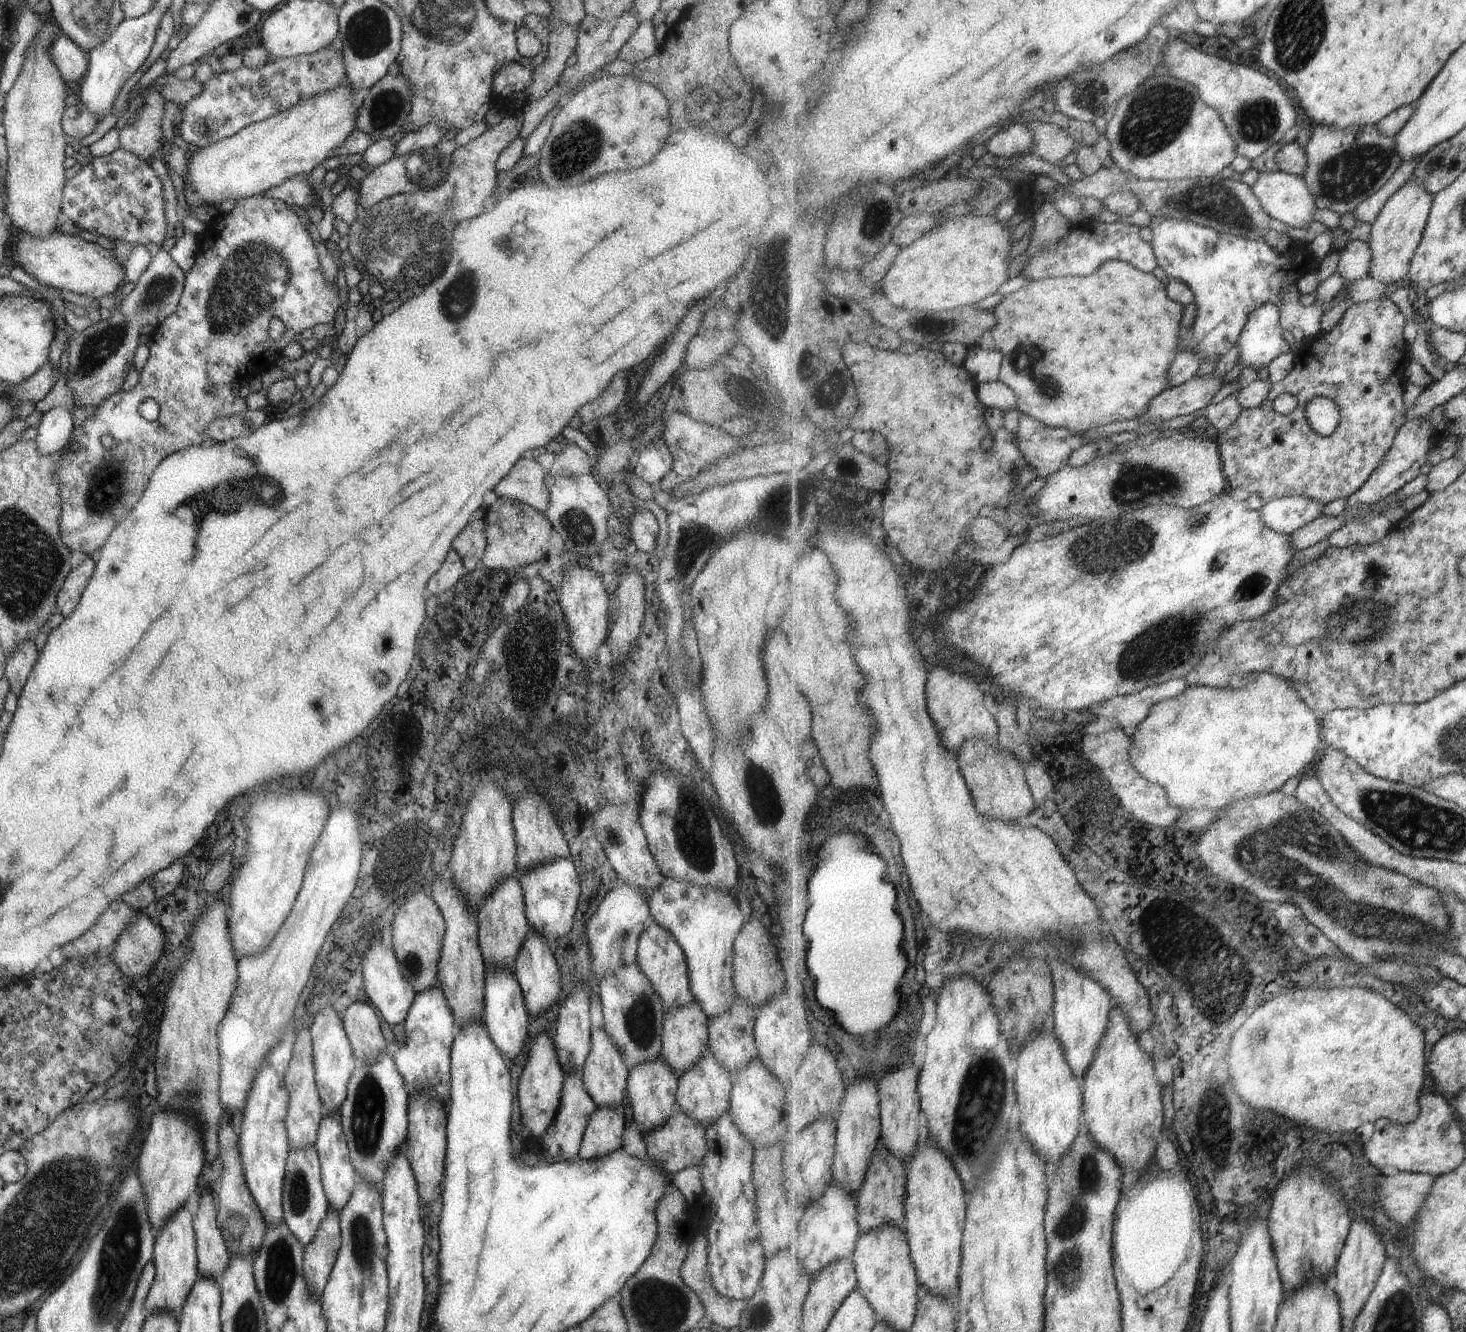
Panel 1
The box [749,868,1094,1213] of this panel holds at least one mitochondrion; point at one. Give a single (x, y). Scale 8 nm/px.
(982, 1100)

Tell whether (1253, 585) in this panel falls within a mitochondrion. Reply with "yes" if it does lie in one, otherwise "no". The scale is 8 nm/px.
yes

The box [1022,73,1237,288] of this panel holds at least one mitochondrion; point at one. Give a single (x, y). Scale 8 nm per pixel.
(1154, 118)

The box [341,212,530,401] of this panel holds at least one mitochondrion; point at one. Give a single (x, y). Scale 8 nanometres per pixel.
(457, 305)

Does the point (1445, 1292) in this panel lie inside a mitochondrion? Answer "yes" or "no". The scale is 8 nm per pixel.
no

